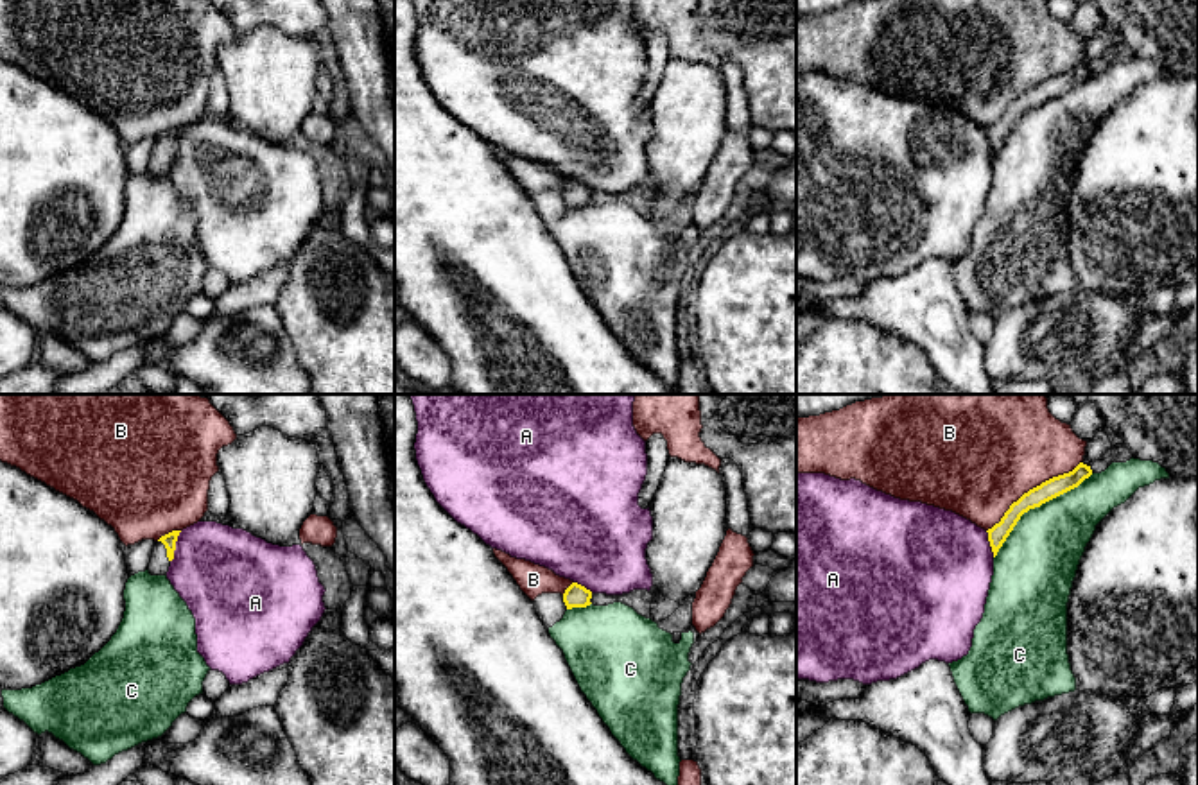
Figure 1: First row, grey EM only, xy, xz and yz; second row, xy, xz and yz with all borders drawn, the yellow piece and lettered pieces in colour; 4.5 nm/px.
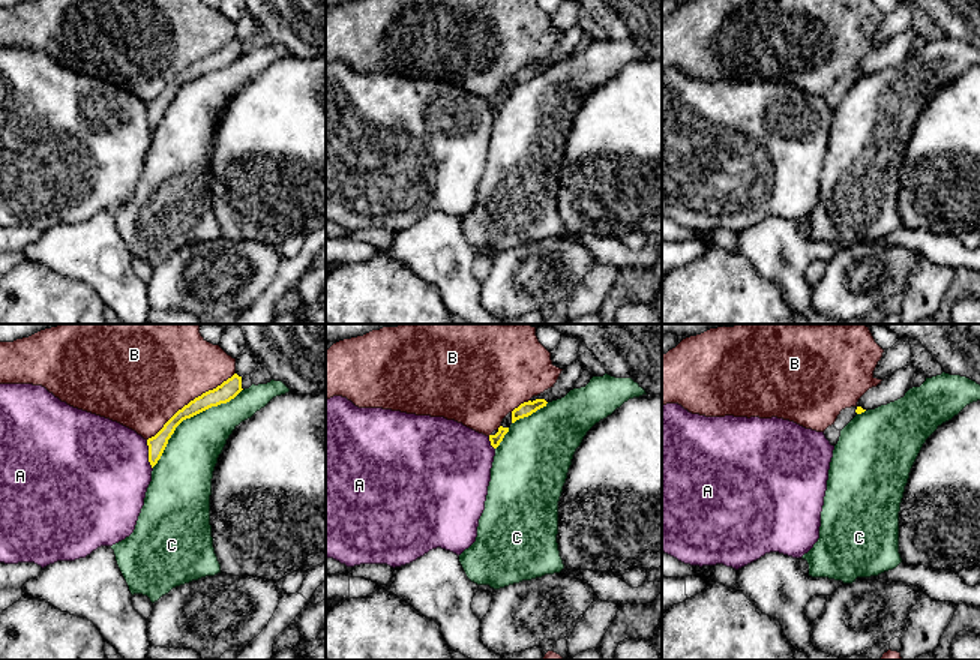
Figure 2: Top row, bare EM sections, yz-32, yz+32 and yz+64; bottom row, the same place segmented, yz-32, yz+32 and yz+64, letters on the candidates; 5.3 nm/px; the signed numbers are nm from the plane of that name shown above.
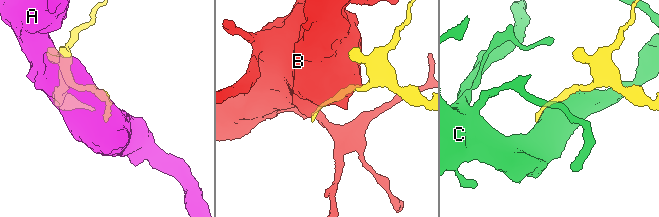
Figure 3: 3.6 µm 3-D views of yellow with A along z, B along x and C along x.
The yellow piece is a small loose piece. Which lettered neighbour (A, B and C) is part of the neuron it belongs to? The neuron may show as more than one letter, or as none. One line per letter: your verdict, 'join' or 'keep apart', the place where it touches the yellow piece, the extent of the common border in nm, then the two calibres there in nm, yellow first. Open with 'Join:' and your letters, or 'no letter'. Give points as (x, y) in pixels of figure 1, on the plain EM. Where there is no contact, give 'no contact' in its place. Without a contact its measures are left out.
Join: no letter
A: keep apart; meets yellow in xy at (174, 146); contact 150 nm long; 70 nm thick on the yellow side, 420 nm on the other
B: keep apart; meets yellow in yz at (1033, 86); contact 550 nm long; 90 nm thick on the yellow side, 460 nm on the other
C: keep apart; meets yellow in yz at (1035, 104); contact 600 nm long; 90 nm thick on the yellow side, 340 nm on the other

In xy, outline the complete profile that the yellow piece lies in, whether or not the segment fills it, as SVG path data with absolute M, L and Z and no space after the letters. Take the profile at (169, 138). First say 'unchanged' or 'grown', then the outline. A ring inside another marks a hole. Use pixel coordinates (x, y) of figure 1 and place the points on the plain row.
grown; M172 129L158 138L147 167L151 174L167 174L179 131Z

